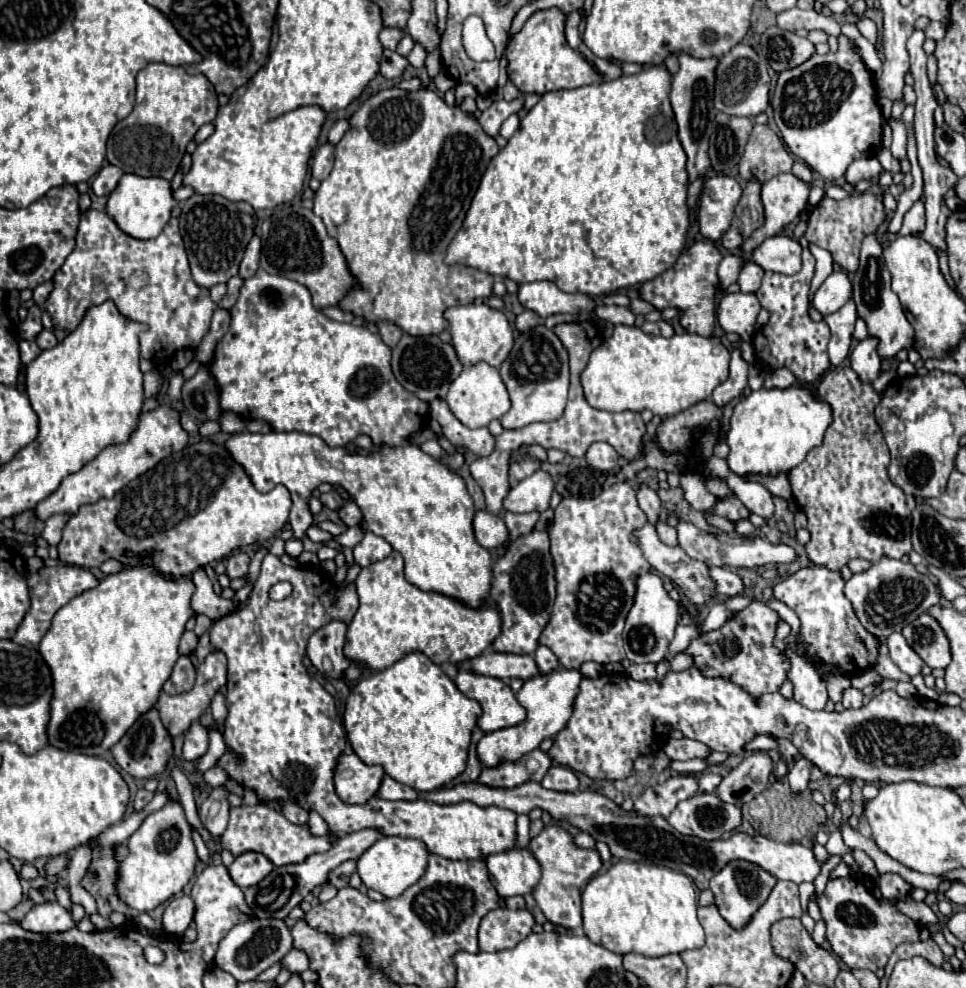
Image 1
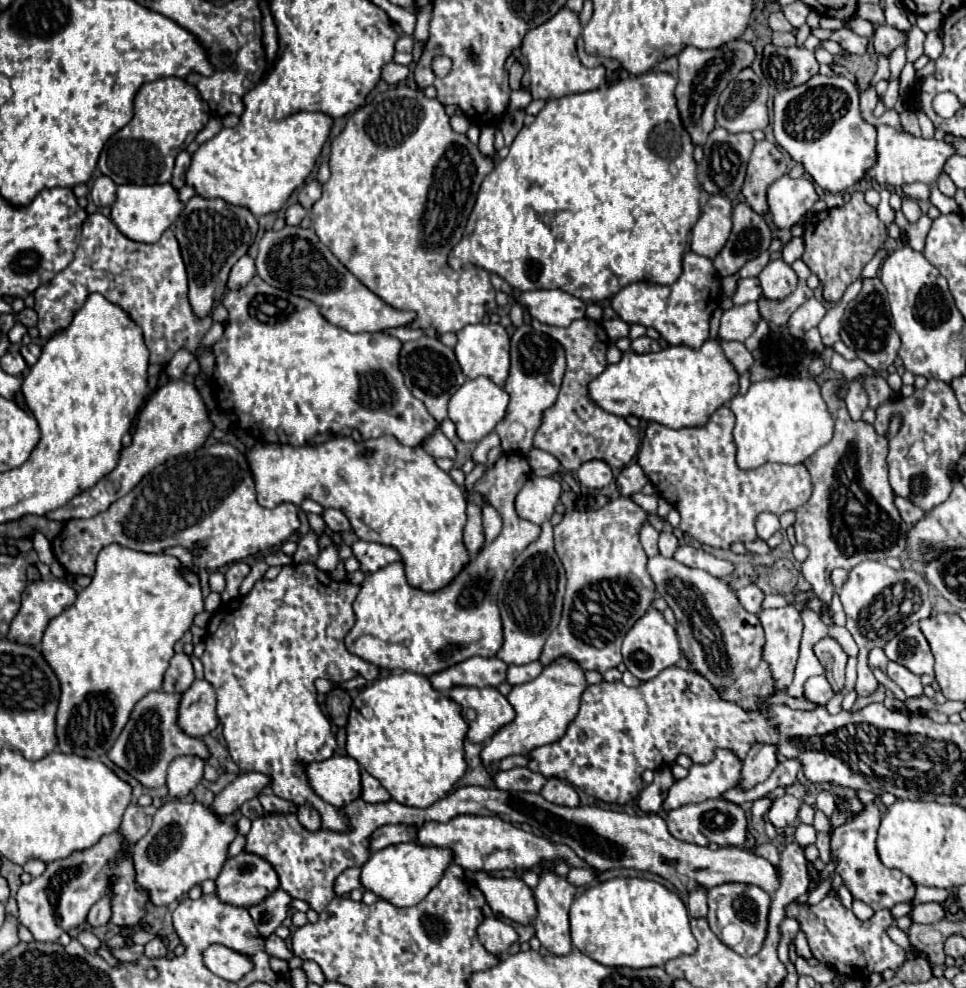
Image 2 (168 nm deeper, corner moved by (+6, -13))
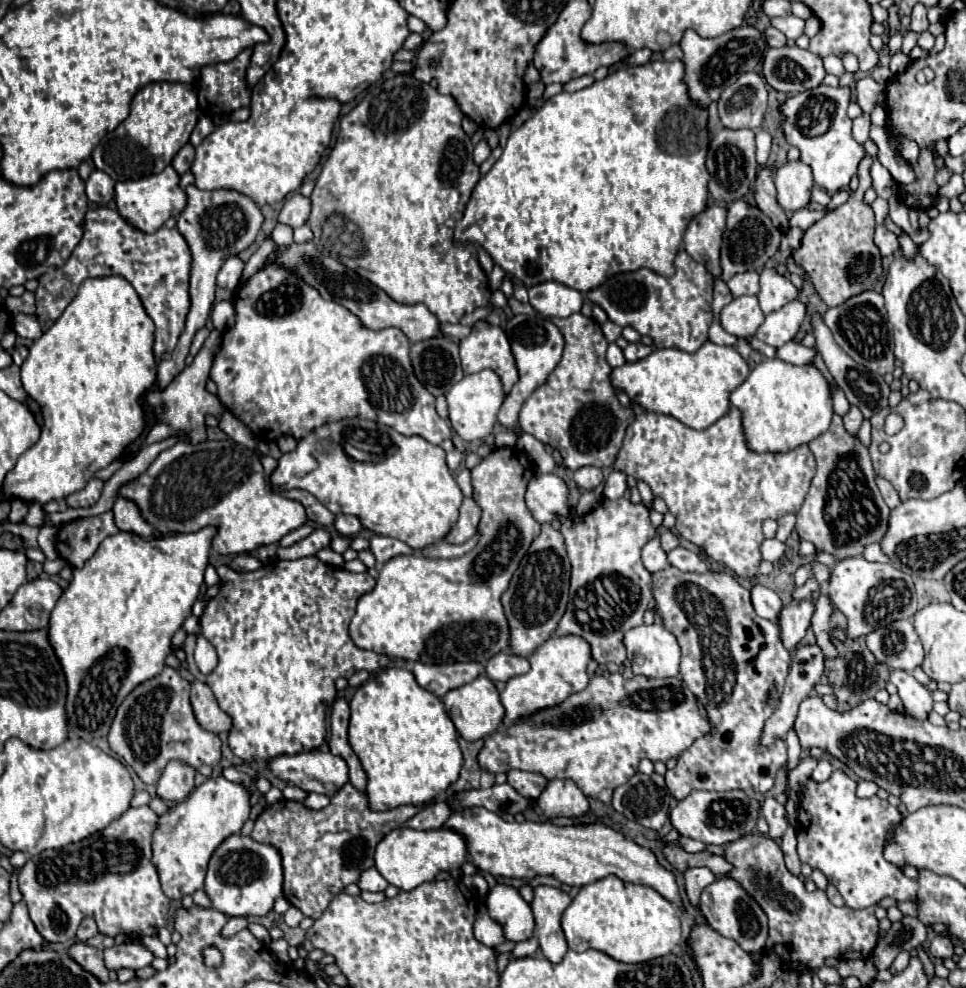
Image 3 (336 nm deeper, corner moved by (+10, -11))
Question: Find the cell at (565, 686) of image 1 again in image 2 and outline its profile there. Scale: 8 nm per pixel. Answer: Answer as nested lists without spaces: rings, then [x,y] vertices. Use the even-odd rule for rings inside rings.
[[[561,655],[559,659],[555,659],[555,663],[545,665],[543,673],[539,677],[535,677],[533,681],[515,685],[511,689],[511,693],[507,695],[507,701],[511,703],[511,707],[515,709],[517,715],[507,727],[501,727],[491,737],[491,741],[485,745],[485,749],[481,753],[485,767],[501,761],[503,757],[525,755],[527,751],[531,751],[535,747],[559,741],[565,735],[567,725],[575,719],[575,715],[579,711],[579,701],[581,701],[585,687],[587,687],[587,683],[585,683],[583,669],[573,659],[567,659],[567,655]]]

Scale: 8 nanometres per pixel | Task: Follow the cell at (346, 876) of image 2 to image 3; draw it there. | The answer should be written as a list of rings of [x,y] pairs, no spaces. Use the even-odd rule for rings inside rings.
[[[371,867],[371,869],[361,873],[357,885],[359,885],[361,891],[385,891],[389,883],[383,881],[383,877],[379,875],[379,871],[375,867]]]

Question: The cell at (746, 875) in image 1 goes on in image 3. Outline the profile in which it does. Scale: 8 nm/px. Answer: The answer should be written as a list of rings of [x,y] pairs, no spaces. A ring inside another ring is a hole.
[[[723,877],[713,881],[709,887],[705,887],[703,895],[701,895],[701,913],[707,919],[709,927],[715,929],[719,935],[729,937],[733,941],[739,943],[739,947],[747,953],[763,953],[765,941],[769,937],[769,925],[767,925],[767,915],[765,911],[759,907],[759,903],[741,887],[739,881],[731,879],[731,877]]]

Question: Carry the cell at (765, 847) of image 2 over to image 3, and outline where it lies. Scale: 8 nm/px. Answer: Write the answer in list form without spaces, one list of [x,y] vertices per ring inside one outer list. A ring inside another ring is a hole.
[[[751,833],[745,835],[737,841],[733,841],[725,853],[723,853],[733,865],[735,873],[731,873],[733,879],[737,879],[747,893],[755,897],[755,901],[763,907],[763,911],[769,917],[769,939],[767,939],[767,949],[783,957],[783,967],[785,969],[795,969],[797,965],[807,965],[809,969],[819,969],[827,957],[837,957],[837,959],[869,959],[877,941],[879,941],[879,921],[873,913],[873,909],[847,909],[847,907],[835,907],[827,897],[825,891],[815,891],[809,893],[805,889],[805,883],[795,877],[793,873],[787,871],[783,863],[783,851],[779,845],[761,833]]]

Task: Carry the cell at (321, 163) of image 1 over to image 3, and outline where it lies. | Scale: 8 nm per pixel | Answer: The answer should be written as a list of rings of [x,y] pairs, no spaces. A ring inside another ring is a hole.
[[[293,193],[287,197],[287,201],[279,213],[279,221],[287,223],[291,227],[299,227],[307,221],[309,213],[311,213],[311,199],[301,193]]]

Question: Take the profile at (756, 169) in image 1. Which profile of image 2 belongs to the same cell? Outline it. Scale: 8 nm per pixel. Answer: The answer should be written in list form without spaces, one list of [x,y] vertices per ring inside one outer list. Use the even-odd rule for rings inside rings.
[[[759,141],[751,153],[747,167],[747,177],[743,185],[743,195],[747,203],[759,213],[767,215],[767,189],[787,171],[787,163],[777,145],[769,141]]]

